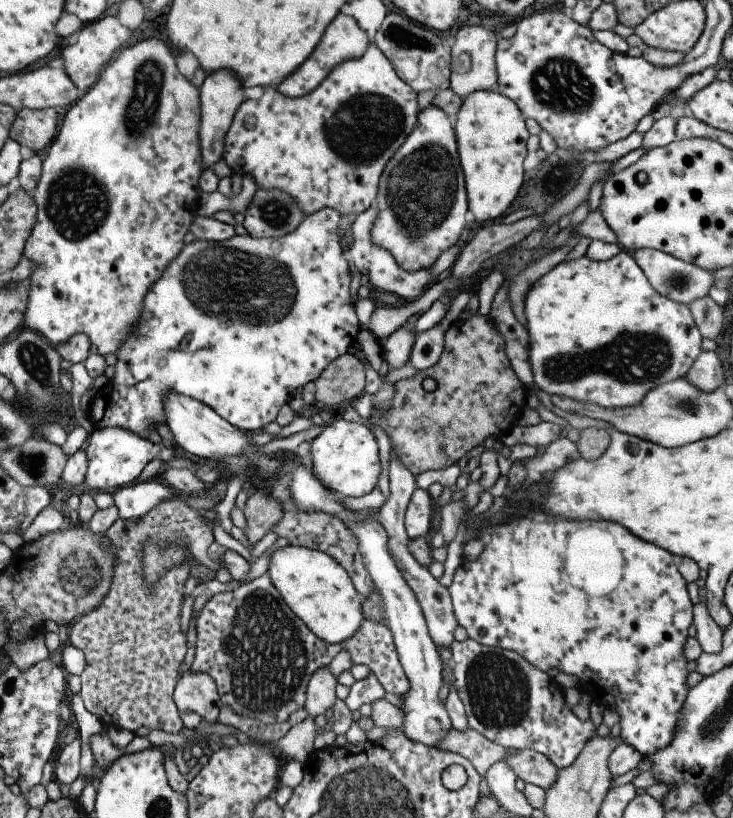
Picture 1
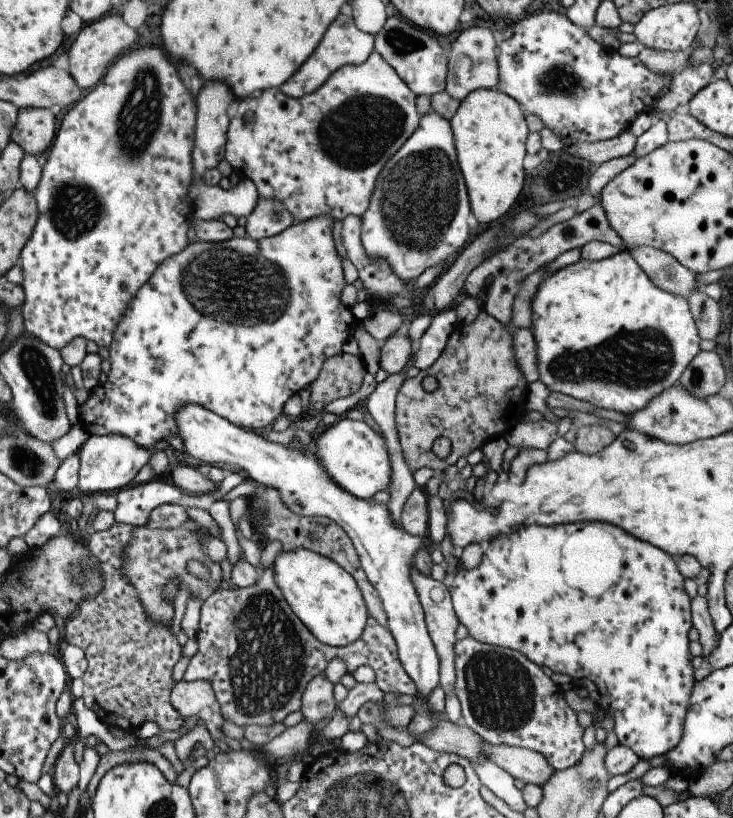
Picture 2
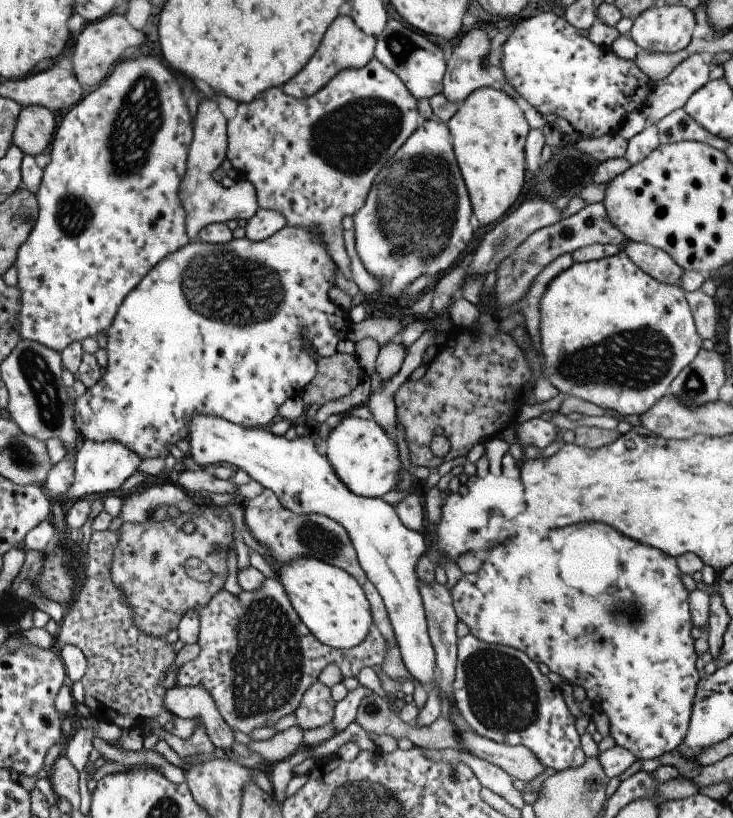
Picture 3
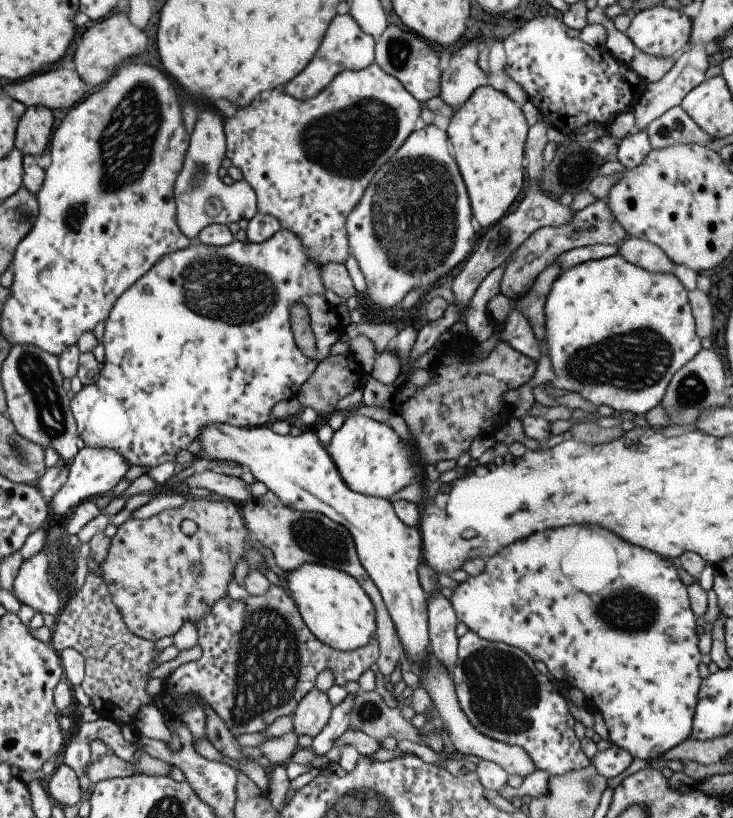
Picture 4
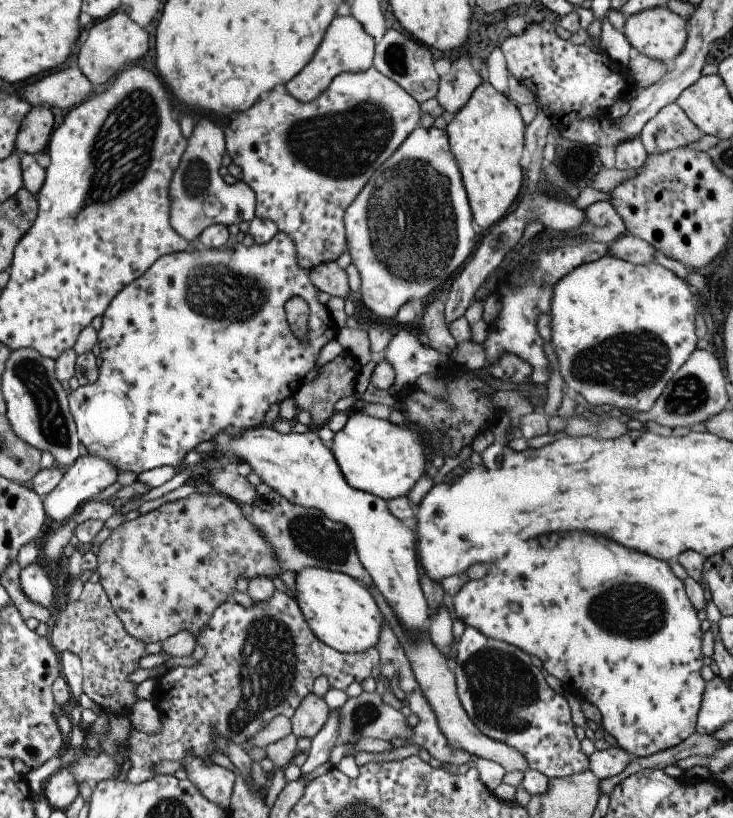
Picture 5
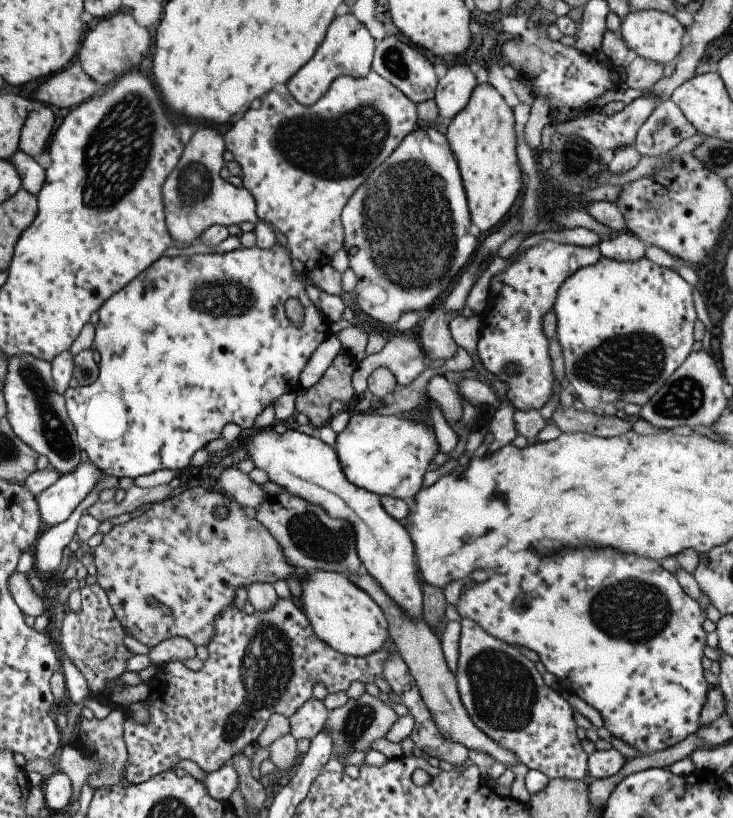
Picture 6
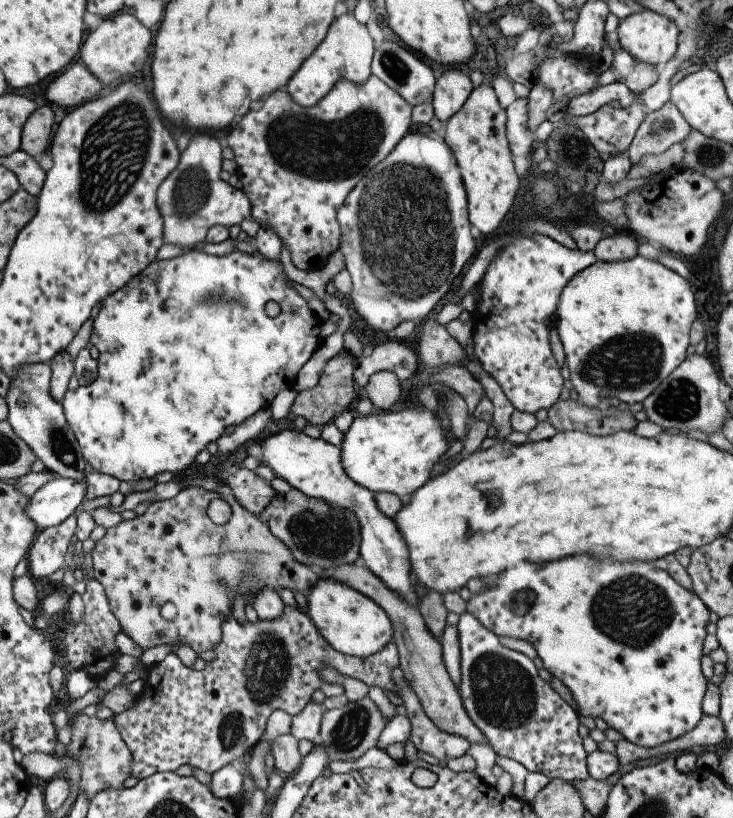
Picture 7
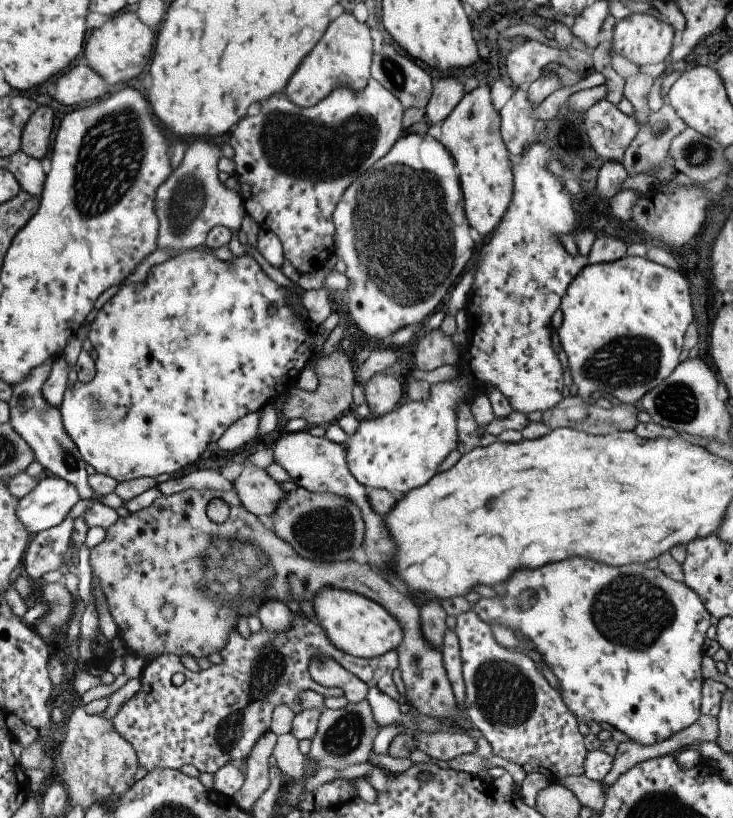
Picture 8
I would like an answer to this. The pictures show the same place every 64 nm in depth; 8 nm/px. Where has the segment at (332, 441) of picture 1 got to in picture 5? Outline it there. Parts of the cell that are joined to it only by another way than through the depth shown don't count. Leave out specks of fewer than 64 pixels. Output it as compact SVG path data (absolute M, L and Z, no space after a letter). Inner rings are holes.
M351 410L347 414L345 426L335 432L329 450L335 456L335 462L351 488L383 500L393 500L405 498L415 482L421 478L421 474L425 474L423 466L431 456L427 444L423 444L421 440L421 432L411 432L407 428L391 424L389 420L377 420L361 414L359 410Z

